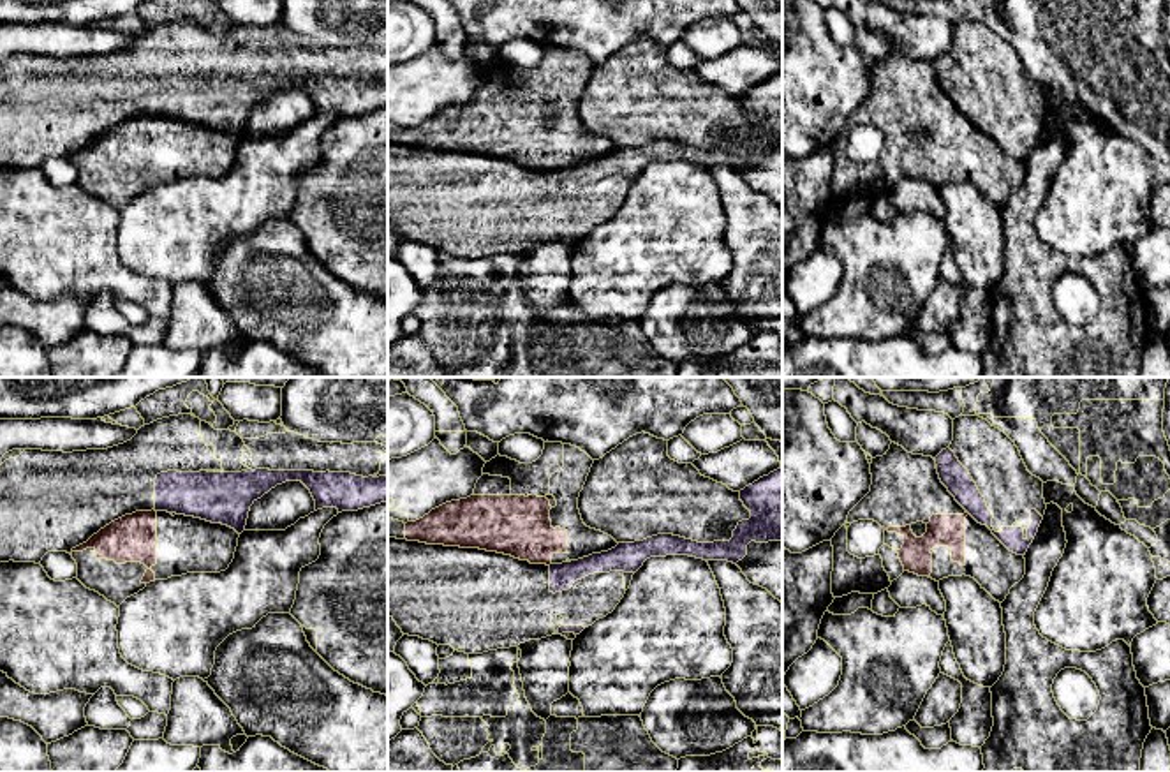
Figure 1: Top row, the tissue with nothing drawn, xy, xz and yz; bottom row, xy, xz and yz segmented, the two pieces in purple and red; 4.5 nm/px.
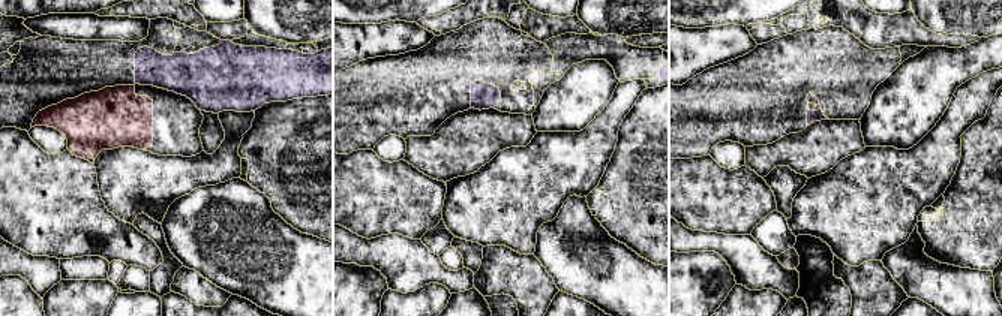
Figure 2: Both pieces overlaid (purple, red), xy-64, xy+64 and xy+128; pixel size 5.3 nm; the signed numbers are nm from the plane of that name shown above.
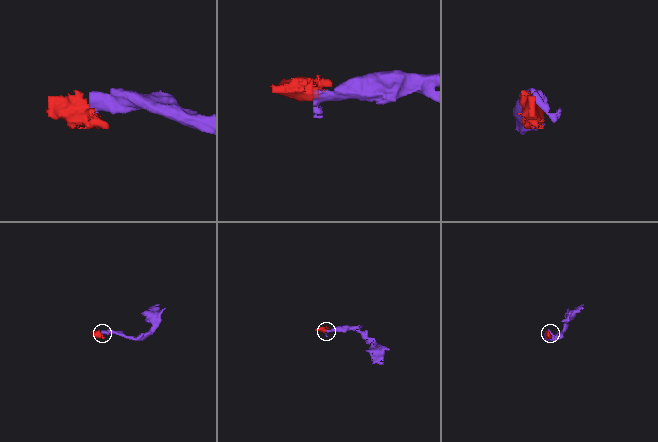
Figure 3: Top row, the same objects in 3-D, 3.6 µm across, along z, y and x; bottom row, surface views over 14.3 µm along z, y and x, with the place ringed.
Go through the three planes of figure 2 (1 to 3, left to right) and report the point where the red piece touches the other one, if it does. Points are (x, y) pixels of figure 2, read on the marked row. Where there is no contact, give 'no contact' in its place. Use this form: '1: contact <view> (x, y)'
1: no contact
2: no contact
3: no contact

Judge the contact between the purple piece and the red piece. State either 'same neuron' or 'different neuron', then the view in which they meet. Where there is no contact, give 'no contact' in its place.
different neuron | yz

